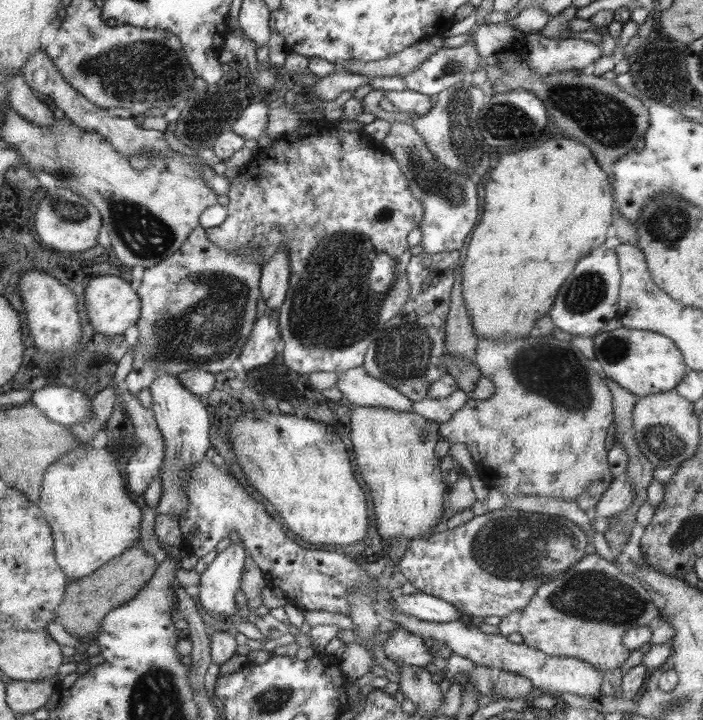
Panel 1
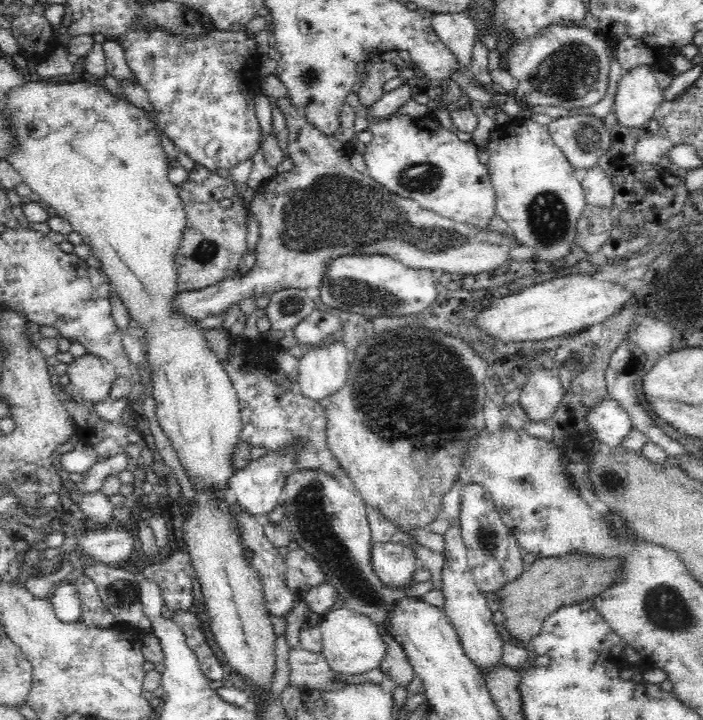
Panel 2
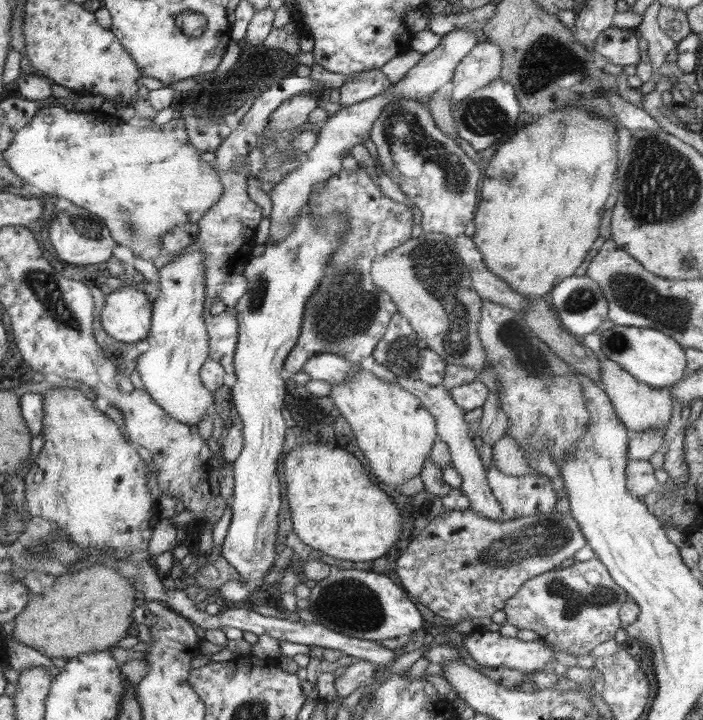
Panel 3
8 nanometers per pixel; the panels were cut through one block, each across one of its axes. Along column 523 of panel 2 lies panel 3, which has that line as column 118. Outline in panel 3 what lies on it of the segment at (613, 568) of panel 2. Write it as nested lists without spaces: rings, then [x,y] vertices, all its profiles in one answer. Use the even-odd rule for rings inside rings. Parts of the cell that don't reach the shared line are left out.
[[[91,563],[79,570],[66,572],[56,577],[56,582],[42,595],[32,595],[24,610],[7,627],[18,642],[38,650],[44,656],[56,658],[74,658],[82,652],[102,652],[117,646],[126,637],[126,630],[132,624],[136,586],[119,569],[108,564]]]

